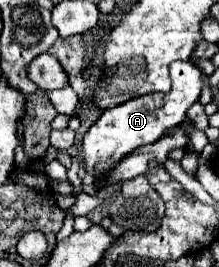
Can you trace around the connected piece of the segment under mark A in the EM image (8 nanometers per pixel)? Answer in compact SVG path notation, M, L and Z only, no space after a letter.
M176 61L170 65L172 91L170 93L148 93L104 111L100 119L90 127L82 141L82 157L86 161L86 171L94 177L102 177L108 169L116 165L126 153L136 147L158 141L166 129L180 125L186 119L186 111L200 99L202 91L202 71L194 61Z

